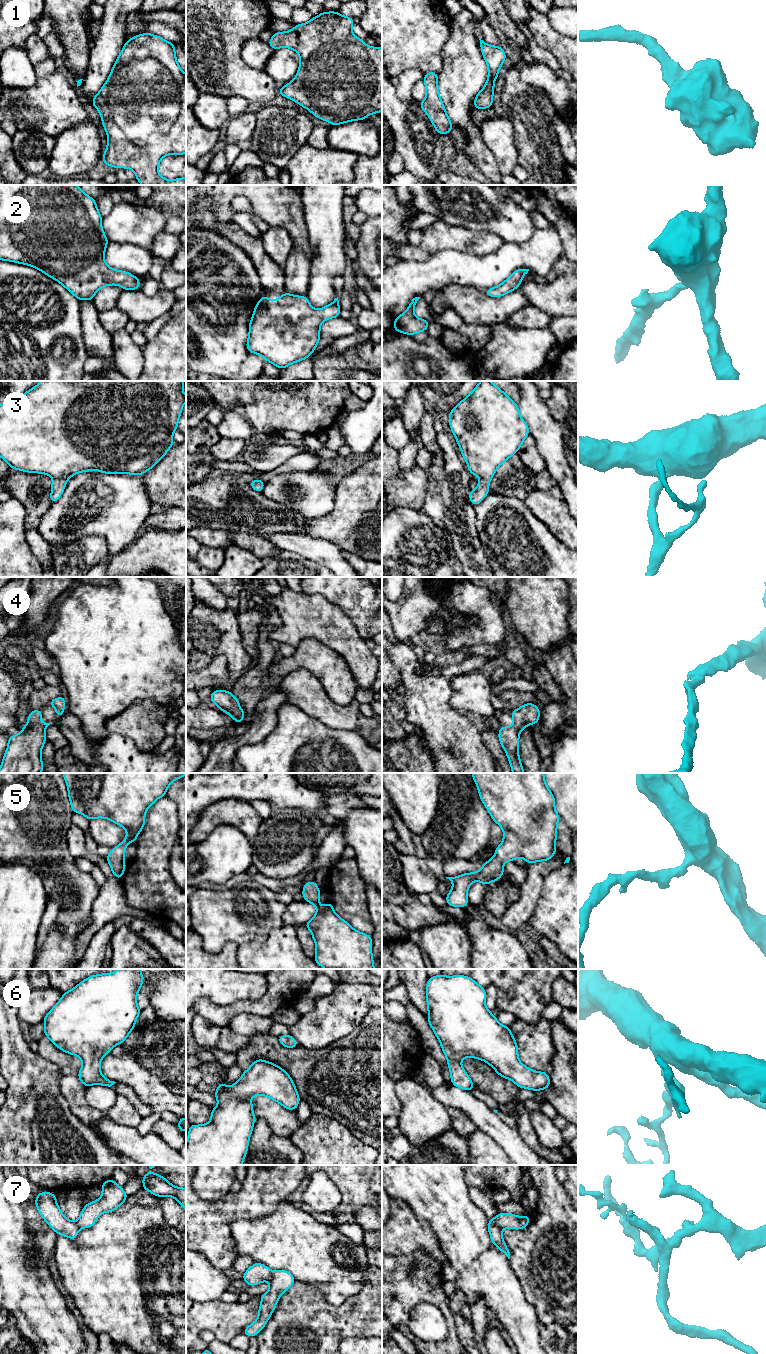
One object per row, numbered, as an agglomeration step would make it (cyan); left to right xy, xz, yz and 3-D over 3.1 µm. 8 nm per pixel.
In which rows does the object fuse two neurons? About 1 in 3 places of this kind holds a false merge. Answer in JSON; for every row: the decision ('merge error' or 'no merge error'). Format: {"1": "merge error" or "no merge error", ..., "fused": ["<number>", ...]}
{"1": "no merge error", "2": "no merge error", "3": "no merge error", "4": "no merge error", "5": "no merge error", "6": "no merge error", "7": "merge error", "fused": ["7"]}

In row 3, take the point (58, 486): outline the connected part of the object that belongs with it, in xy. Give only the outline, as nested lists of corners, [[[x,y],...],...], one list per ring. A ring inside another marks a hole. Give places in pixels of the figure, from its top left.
[[[42,381],[22,396],[7,404],[0,404],[0,457],[11,469],[30,473],[47,474],[54,480],[51,485],[51,504],[62,495],[66,482],[74,474],[98,470],[100,473],[143,475],[153,468],[168,452],[173,442],[173,432],[178,428],[178,420],[186,402],[183,392],[184,381]]]

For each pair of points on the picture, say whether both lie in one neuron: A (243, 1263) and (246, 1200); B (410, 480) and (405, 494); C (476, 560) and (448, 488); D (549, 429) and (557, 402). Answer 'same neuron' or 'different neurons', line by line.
A: different neurons
B: same neuron
C: same neuron
D: different neurons

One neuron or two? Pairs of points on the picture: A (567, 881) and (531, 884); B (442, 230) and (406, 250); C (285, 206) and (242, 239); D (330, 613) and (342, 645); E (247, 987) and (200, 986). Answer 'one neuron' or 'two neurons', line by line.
A: two neurons
B: two neurons
C: two neurons
D: one neuron
E: one neuron

